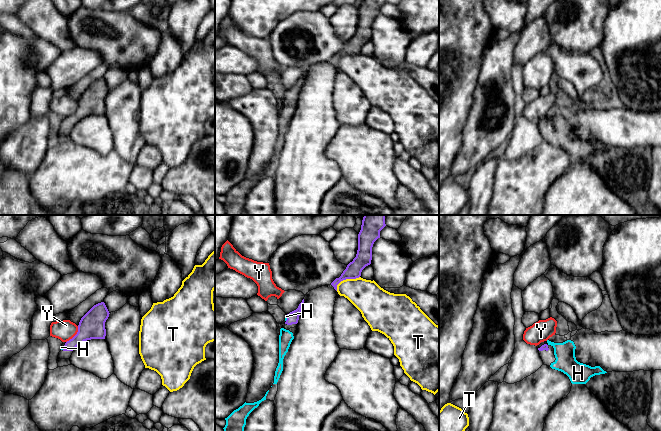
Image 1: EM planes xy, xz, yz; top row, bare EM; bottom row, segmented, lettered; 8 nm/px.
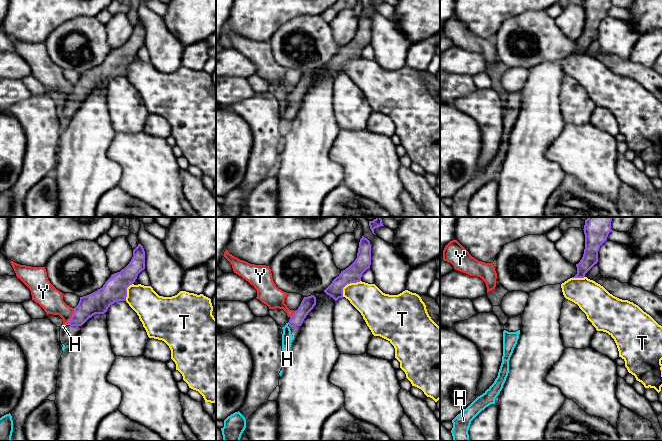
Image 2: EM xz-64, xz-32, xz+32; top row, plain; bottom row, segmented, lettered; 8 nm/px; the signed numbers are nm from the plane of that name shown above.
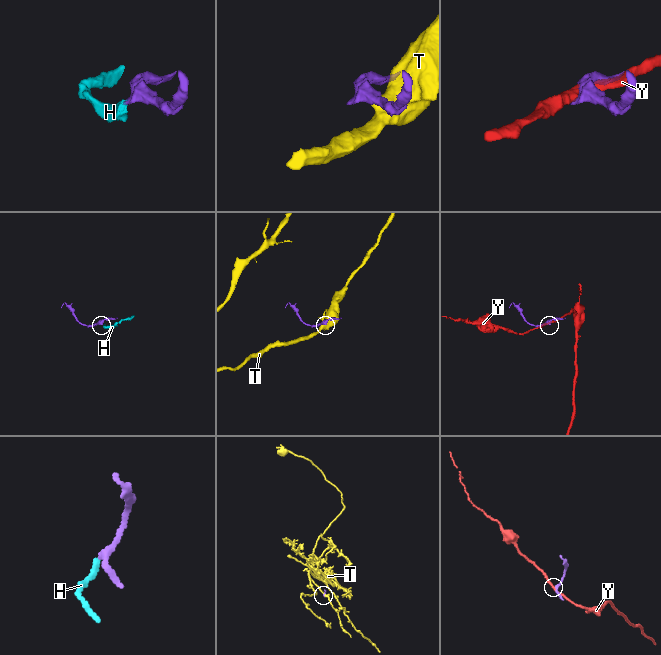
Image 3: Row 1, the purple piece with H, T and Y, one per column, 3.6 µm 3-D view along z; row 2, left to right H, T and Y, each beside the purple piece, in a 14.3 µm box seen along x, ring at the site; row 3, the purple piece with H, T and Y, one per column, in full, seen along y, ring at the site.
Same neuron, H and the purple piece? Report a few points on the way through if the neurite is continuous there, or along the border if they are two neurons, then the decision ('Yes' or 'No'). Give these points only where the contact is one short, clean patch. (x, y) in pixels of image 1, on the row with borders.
Path across: xz (292, 318), (287, 318), (286, 316). Yes

